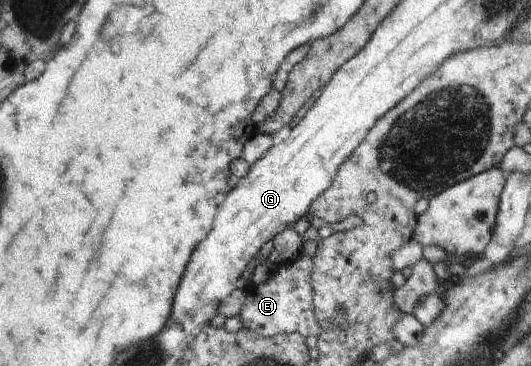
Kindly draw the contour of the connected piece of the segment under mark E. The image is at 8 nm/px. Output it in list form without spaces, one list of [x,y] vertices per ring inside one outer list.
[[[302,253],[296,261],[278,267],[266,283],[248,289],[239,313],[243,327],[271,338],[285,333],[299,333],[302,337],[318,335],[321,328],[313,308],[312,266],[312,258]]]

